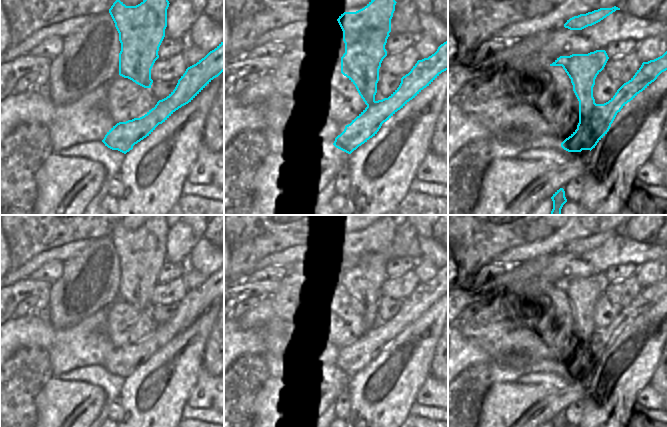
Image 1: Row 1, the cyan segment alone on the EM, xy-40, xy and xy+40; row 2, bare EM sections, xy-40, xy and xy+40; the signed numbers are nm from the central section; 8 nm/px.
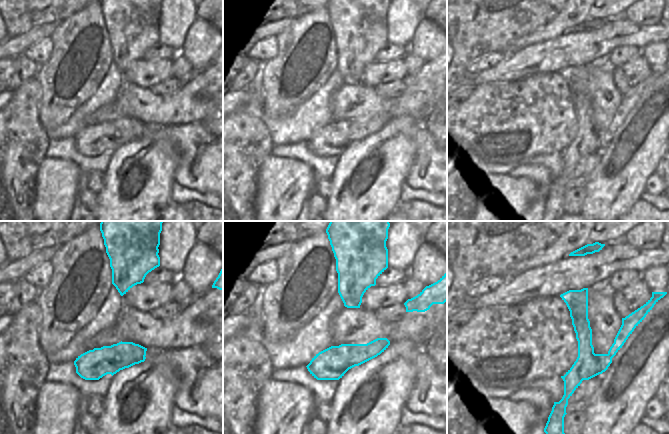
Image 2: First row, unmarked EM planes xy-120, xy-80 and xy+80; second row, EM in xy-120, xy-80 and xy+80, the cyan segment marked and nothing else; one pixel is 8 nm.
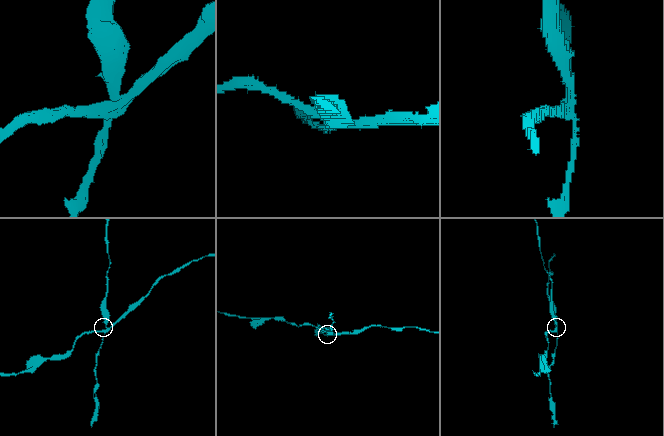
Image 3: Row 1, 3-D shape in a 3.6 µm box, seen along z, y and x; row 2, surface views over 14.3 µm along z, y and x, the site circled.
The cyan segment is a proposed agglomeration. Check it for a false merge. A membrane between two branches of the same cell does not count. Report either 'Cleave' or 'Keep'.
Cleave

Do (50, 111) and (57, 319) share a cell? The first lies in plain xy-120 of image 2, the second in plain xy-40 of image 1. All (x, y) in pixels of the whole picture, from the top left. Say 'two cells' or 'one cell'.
one cell

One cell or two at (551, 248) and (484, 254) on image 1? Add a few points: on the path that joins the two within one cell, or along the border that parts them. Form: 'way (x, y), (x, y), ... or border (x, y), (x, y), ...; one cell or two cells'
border (525, 243), (506, 249), (492, 263); two cells

